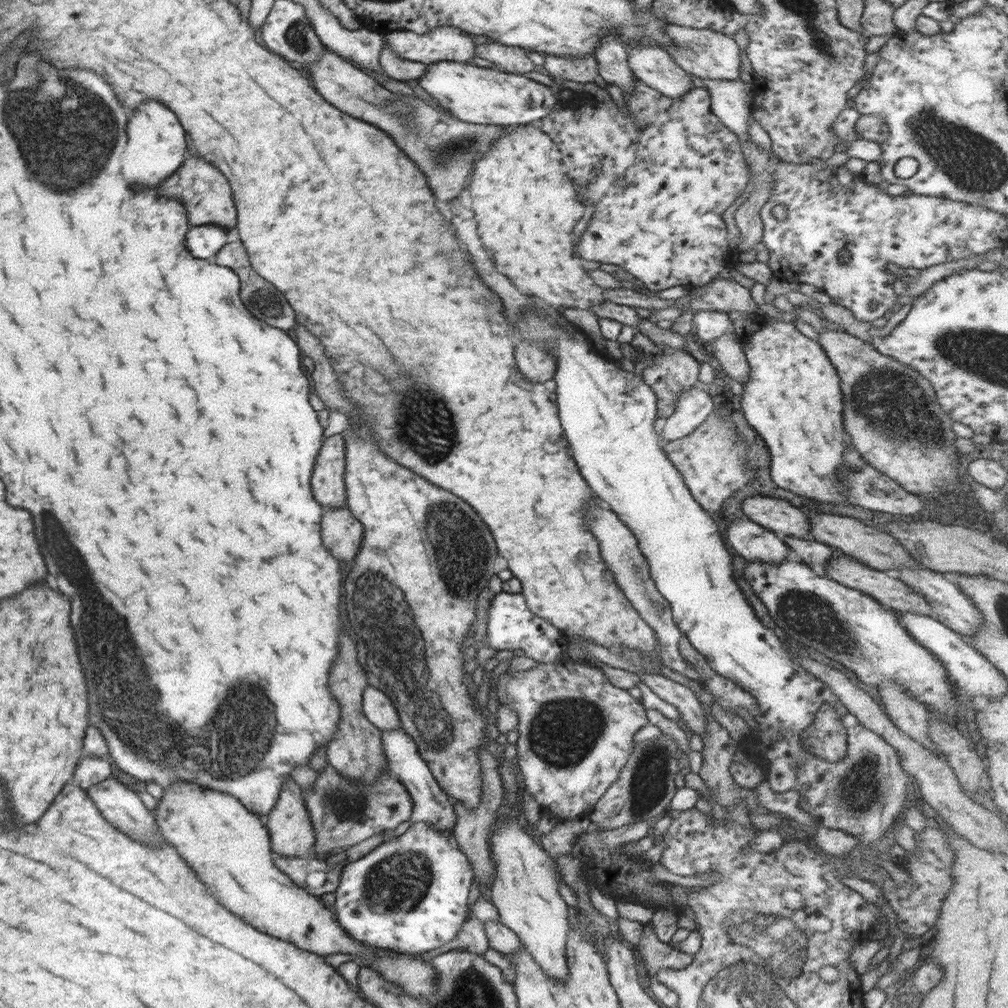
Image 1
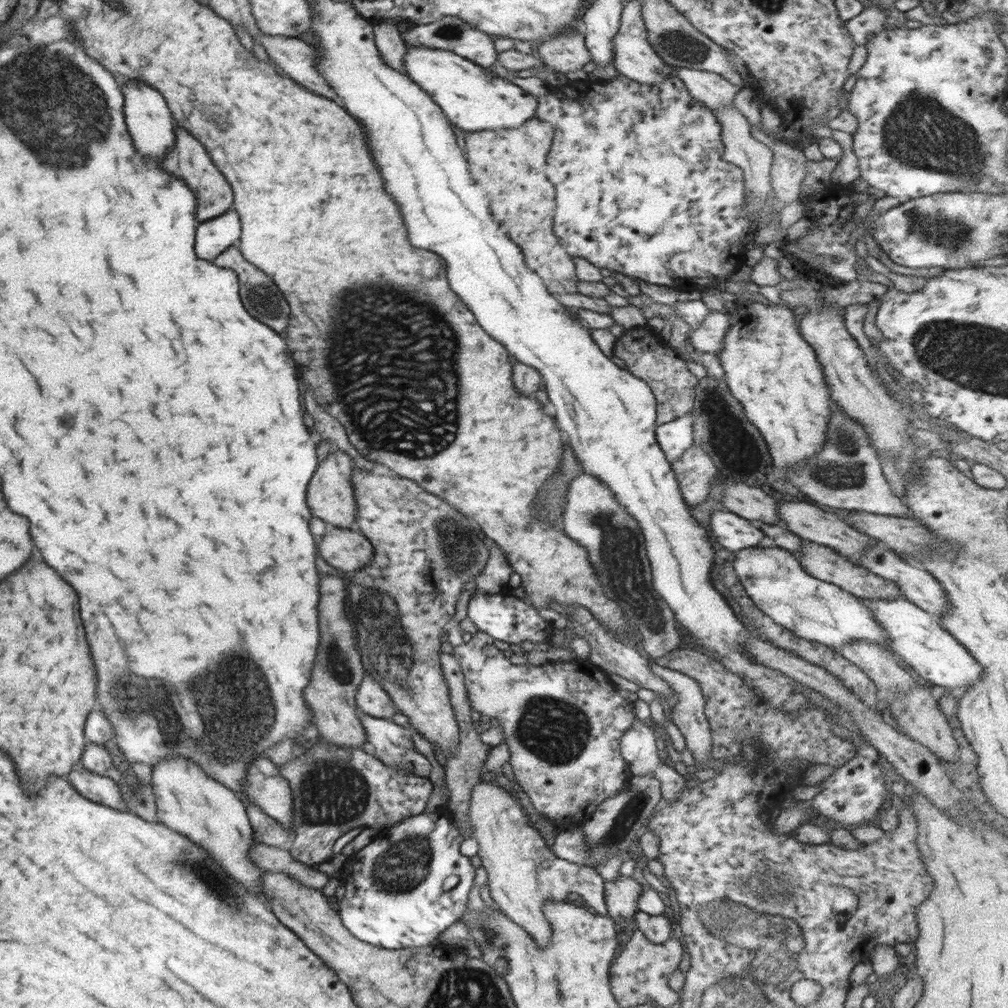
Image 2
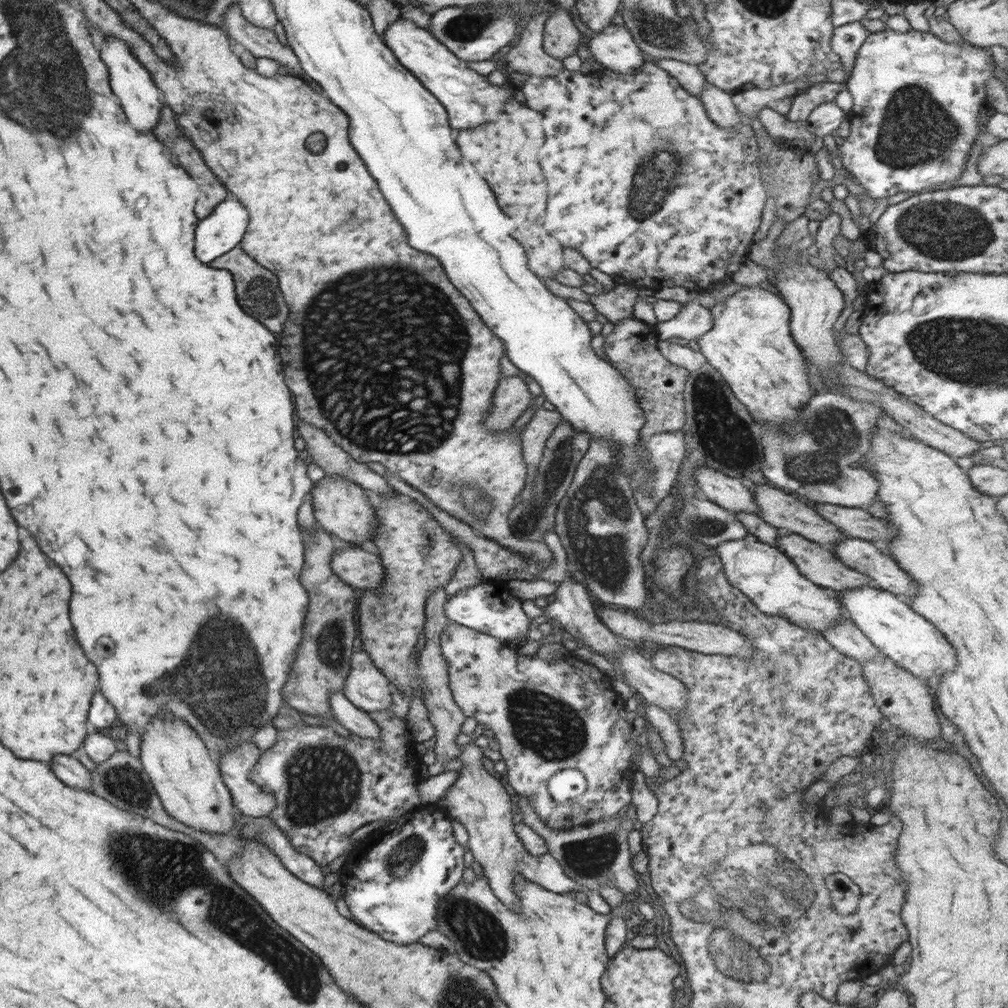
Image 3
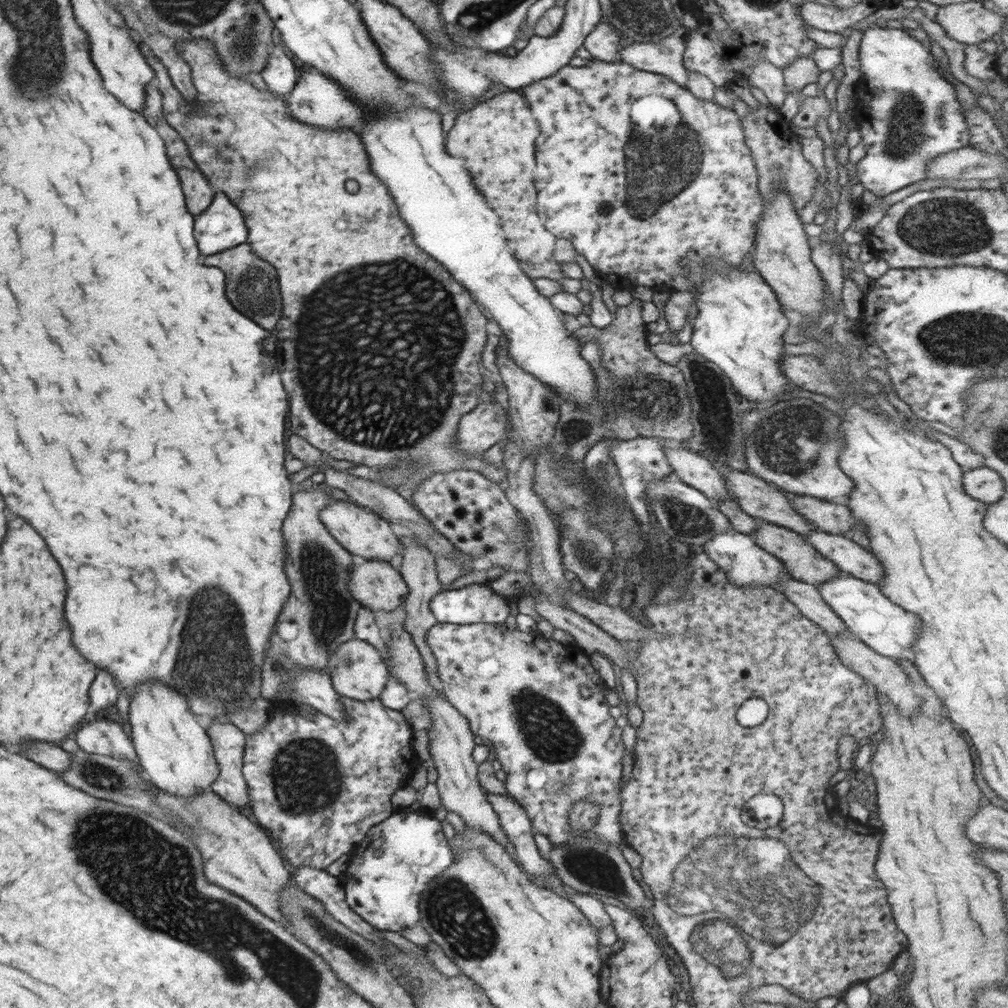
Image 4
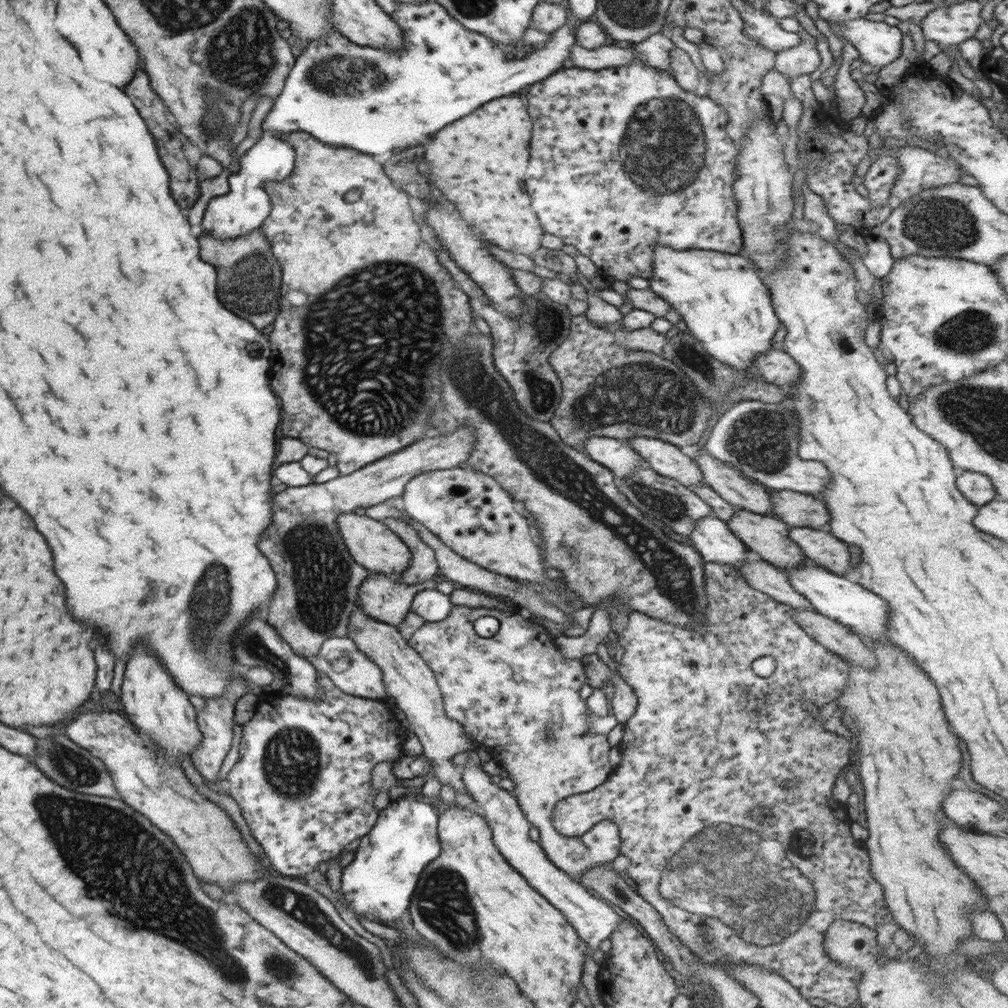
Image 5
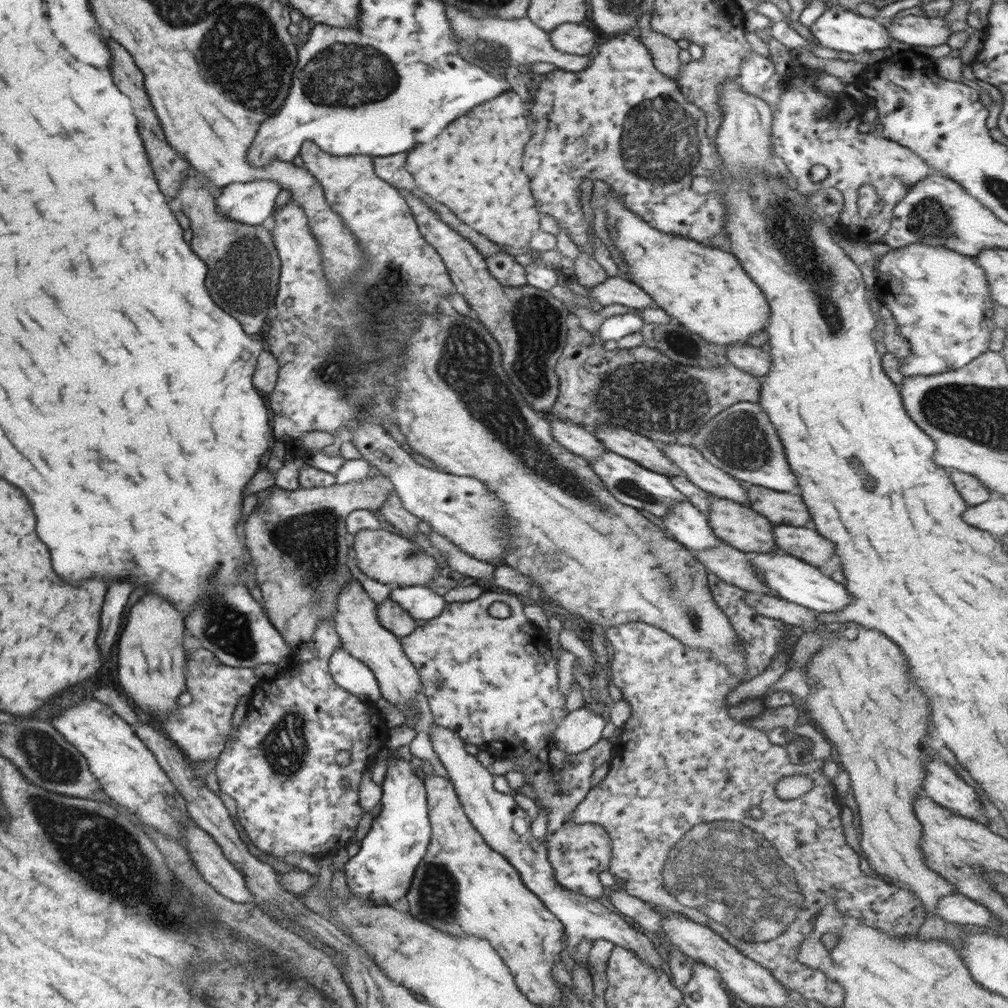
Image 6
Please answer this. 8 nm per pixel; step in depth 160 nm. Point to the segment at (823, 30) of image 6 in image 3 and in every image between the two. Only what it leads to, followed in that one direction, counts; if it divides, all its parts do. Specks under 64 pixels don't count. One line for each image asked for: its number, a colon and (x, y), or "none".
3: (917, 98)
4: (914, 115)
5: (878, 43)

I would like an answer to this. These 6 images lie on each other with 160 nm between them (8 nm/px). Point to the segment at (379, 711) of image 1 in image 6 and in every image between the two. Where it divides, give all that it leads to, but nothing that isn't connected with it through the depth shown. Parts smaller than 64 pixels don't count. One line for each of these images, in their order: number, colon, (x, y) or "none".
2: (371, 698)
3: (367, 688)
4: (357, 670)
5: (350, 670)
6: (349, 673)

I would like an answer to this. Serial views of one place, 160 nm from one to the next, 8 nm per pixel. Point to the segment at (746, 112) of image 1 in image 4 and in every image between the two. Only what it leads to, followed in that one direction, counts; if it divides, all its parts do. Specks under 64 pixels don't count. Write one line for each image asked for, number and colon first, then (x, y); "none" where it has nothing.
2: (715, 92)
3: (690, 77)
4: (665, 58)

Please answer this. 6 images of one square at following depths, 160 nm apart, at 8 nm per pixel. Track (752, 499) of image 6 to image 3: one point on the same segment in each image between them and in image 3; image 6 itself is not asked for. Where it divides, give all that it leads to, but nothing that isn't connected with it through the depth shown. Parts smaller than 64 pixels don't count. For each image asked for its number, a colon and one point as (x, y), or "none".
3: (857, 523)
4: (828, 516)
5: (796, 509)

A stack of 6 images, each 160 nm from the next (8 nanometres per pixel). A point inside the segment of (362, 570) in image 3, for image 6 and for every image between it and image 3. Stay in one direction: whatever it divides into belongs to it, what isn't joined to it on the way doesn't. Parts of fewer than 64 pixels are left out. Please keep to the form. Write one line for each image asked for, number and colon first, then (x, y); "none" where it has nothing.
4: (377, 585)
5: (380, 597)
6: (392, 617)

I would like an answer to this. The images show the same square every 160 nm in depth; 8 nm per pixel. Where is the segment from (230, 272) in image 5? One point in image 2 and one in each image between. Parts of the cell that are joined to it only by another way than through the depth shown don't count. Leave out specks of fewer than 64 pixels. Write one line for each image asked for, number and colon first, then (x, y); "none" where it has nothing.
2: (261, 298)
3: (257, 289)
4: (248, 287)

